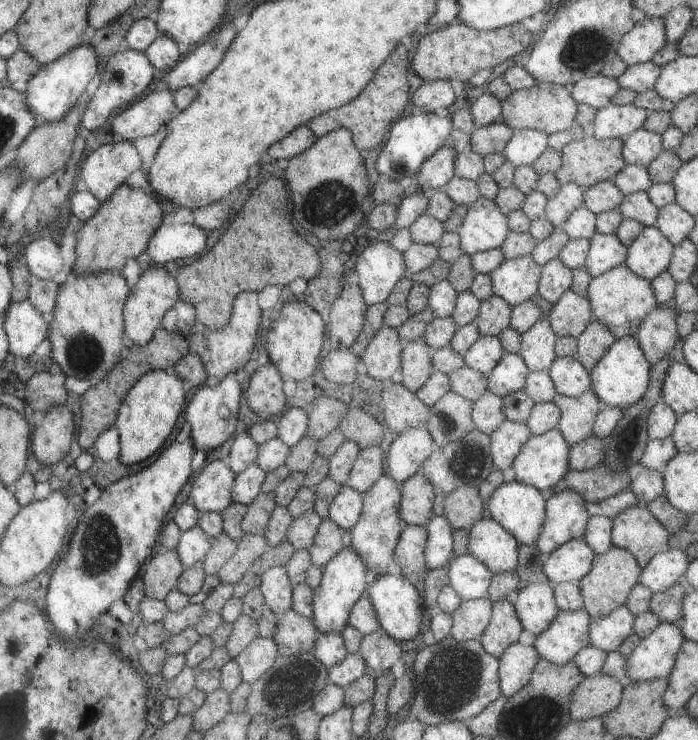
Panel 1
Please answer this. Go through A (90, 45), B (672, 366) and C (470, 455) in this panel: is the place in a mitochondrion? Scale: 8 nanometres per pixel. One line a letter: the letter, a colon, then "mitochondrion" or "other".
A: other
B: other
C: mitochondrion

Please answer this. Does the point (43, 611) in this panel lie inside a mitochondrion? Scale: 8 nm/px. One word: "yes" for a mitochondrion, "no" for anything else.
no

